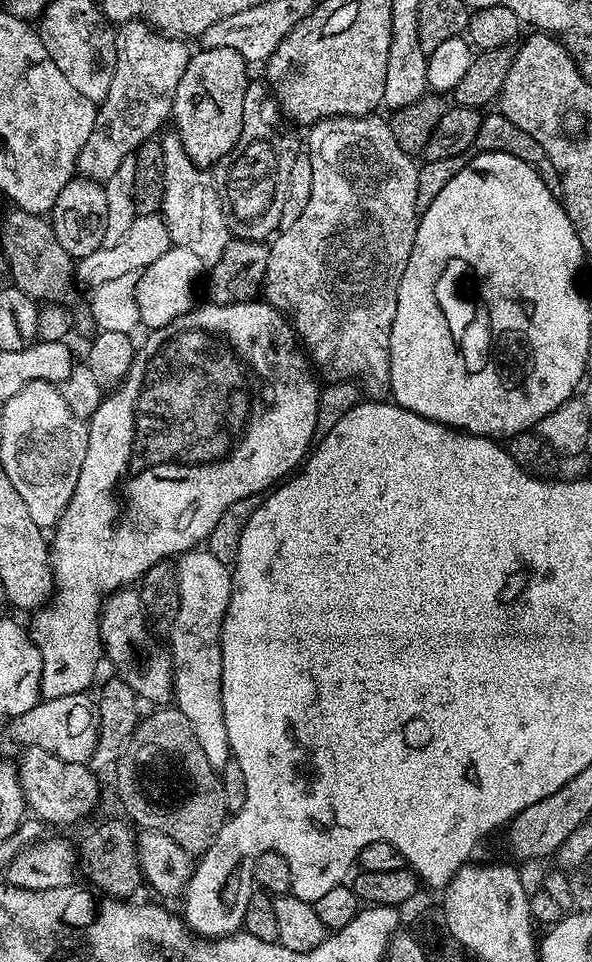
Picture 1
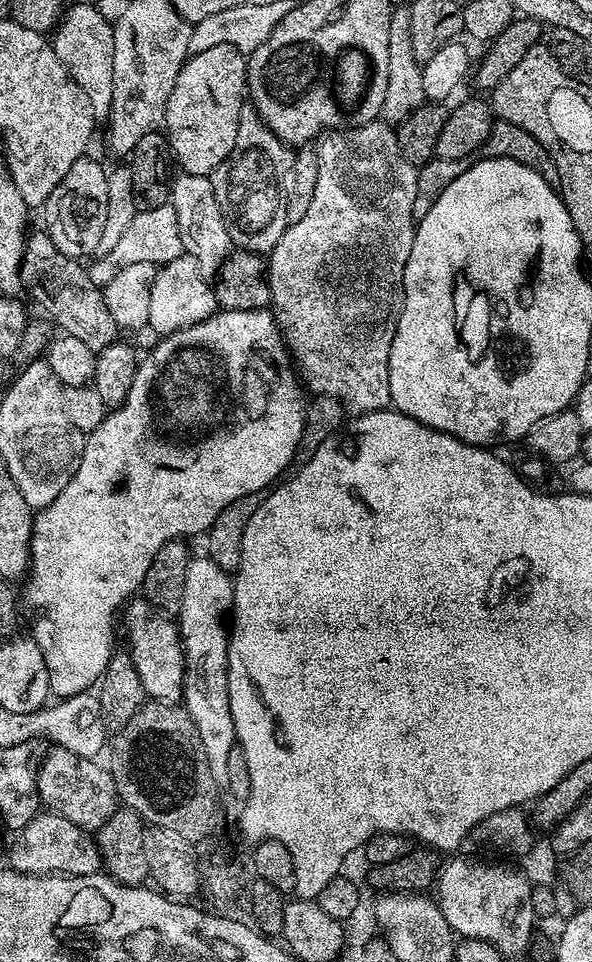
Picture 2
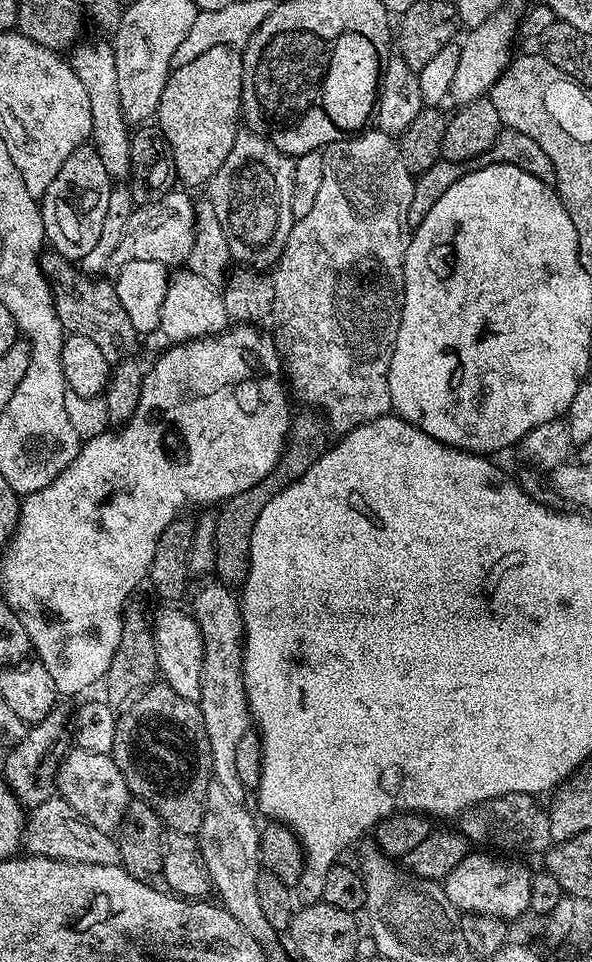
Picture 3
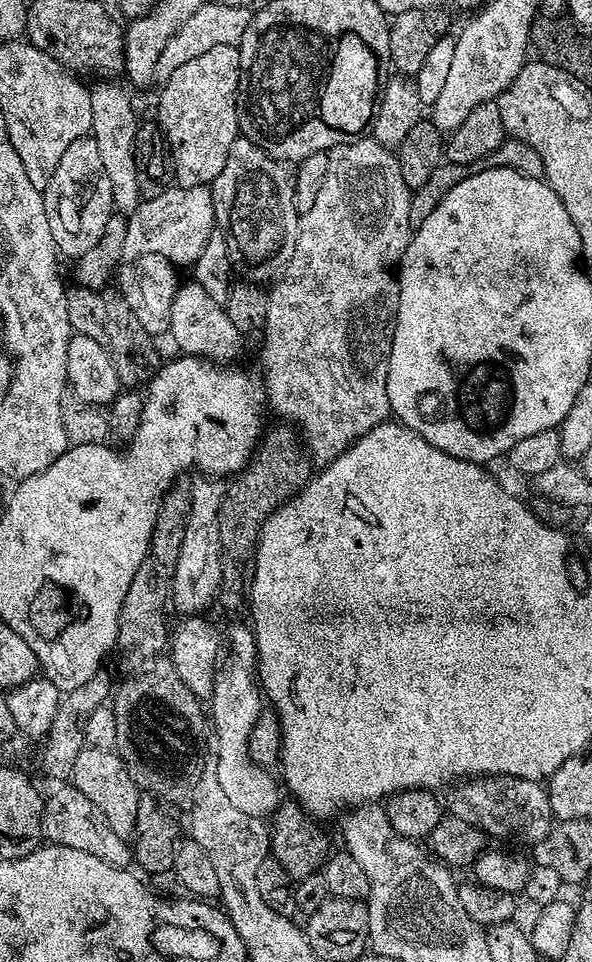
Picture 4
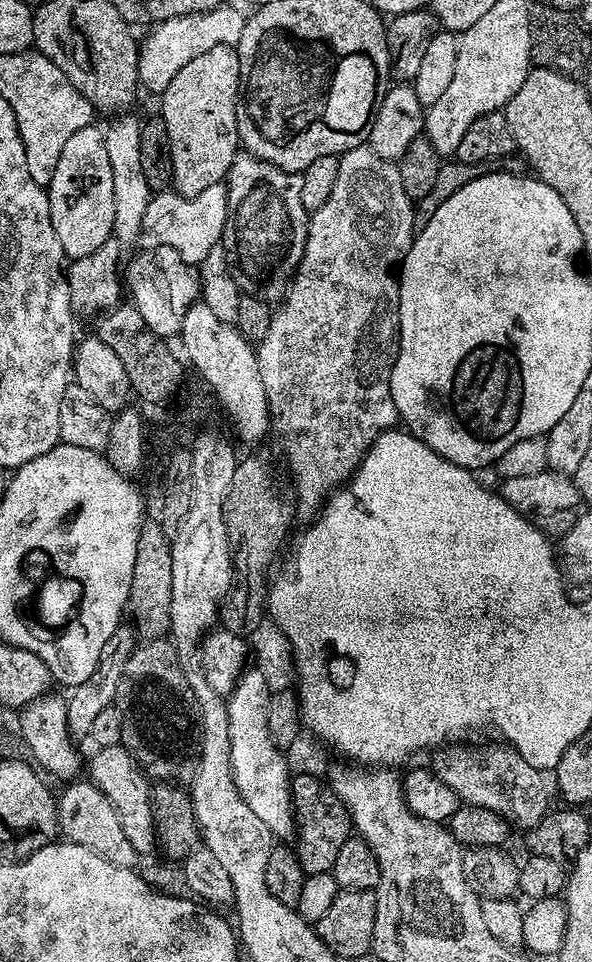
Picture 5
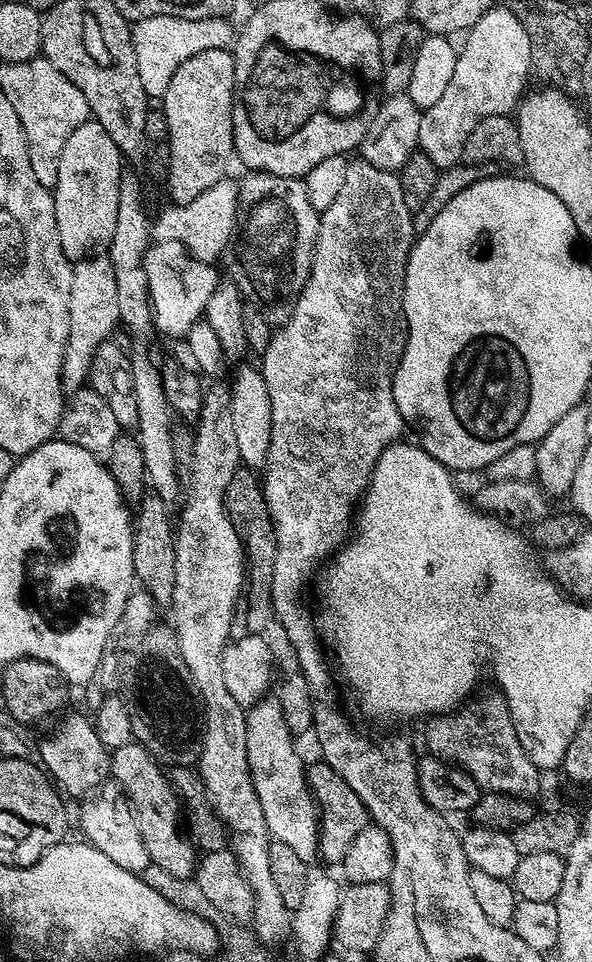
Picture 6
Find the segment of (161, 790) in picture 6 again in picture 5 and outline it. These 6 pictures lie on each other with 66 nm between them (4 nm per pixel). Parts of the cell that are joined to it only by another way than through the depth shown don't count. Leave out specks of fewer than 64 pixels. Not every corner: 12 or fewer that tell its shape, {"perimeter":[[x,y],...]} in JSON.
{"perimeter":[[123,744],[86,772],[141,857],[158,848],[152,789]]}

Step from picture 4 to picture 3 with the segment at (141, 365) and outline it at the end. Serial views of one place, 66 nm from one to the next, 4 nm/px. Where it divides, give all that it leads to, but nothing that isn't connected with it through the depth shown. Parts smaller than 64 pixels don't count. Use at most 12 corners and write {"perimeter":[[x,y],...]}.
{"perimeter":[[41,255],[65,333],[109,356],[138,334],[111,279]]}

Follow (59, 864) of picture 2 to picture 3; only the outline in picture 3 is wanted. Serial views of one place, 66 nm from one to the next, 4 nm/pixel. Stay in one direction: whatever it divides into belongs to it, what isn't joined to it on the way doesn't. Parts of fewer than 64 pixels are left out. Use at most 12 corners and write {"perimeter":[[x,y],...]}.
{"perimeter":[[54,794],[31,809],[29,855],[119,863],[117,841]]}

